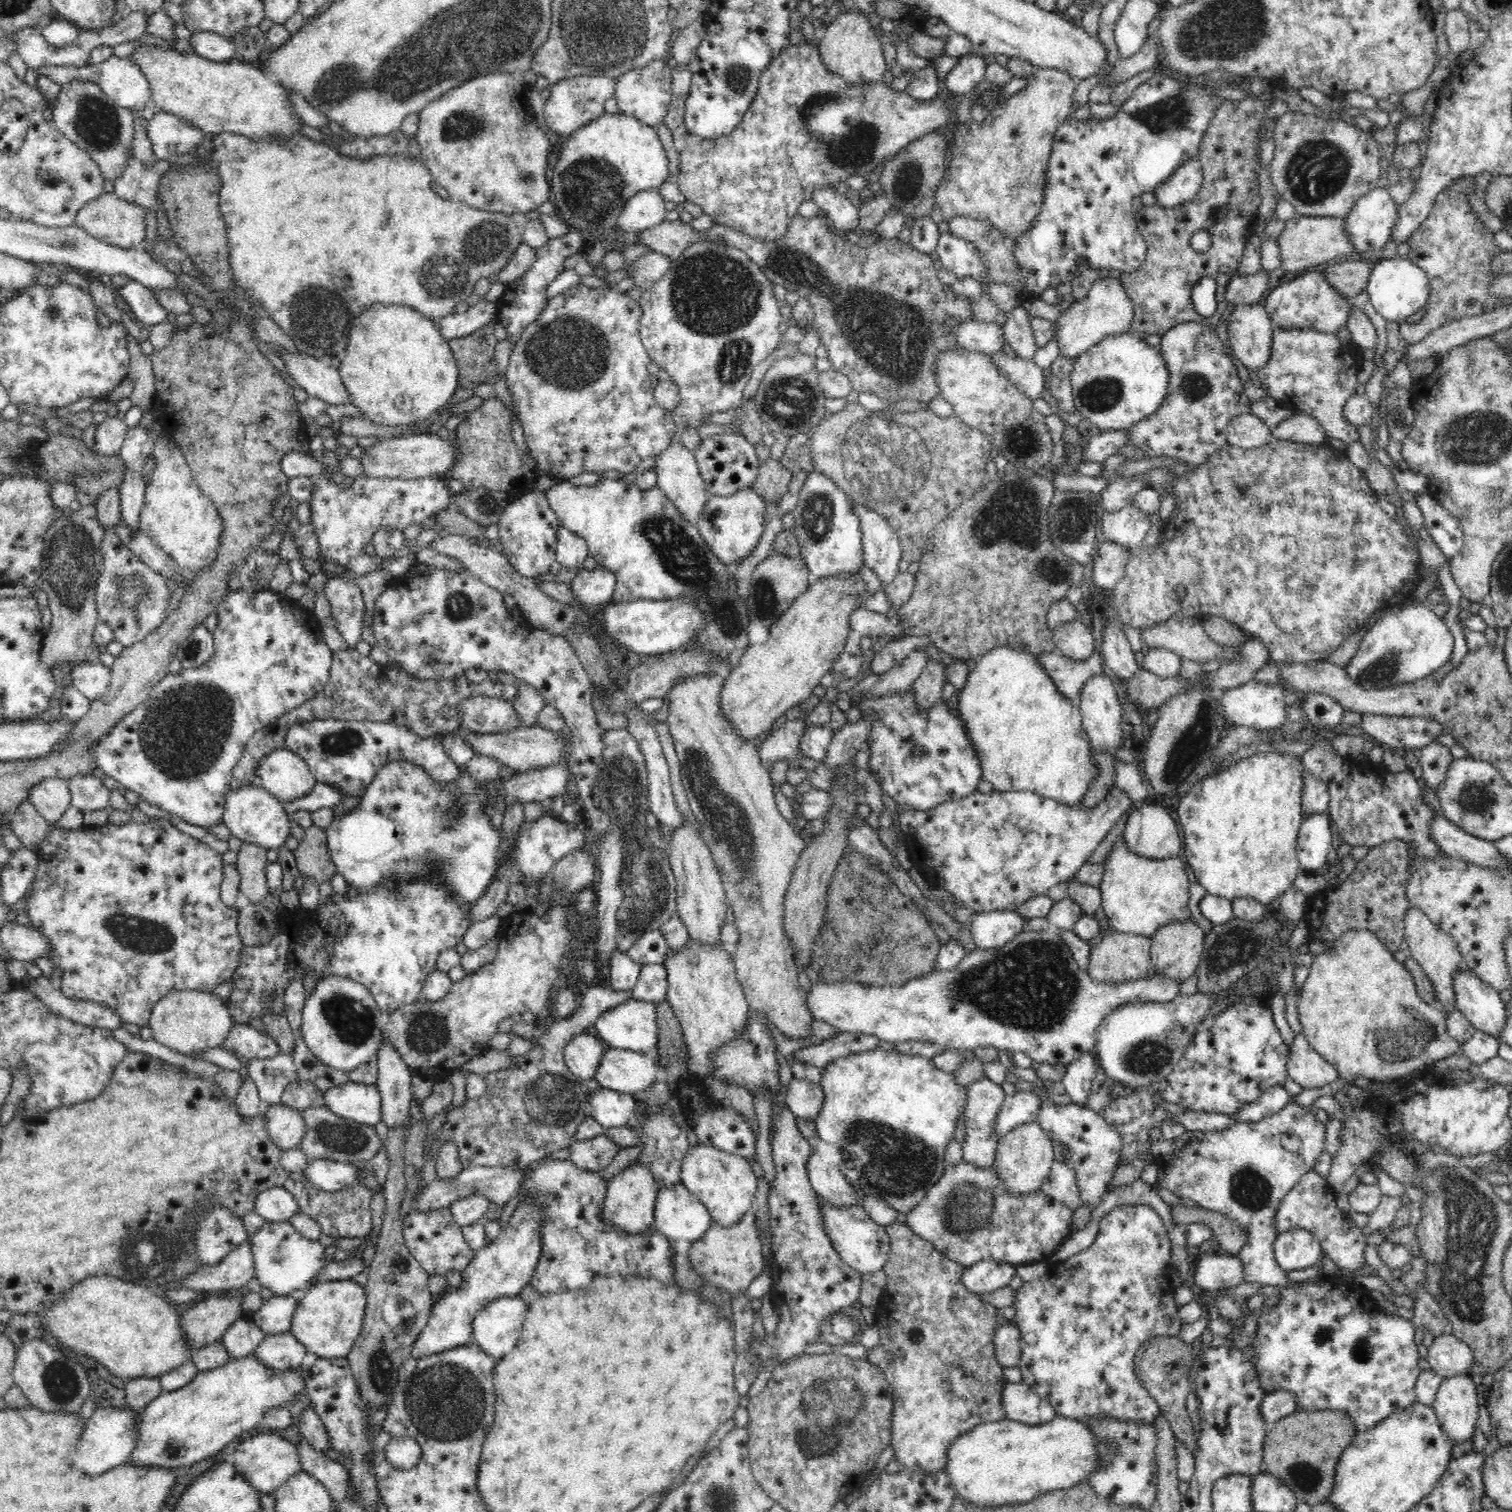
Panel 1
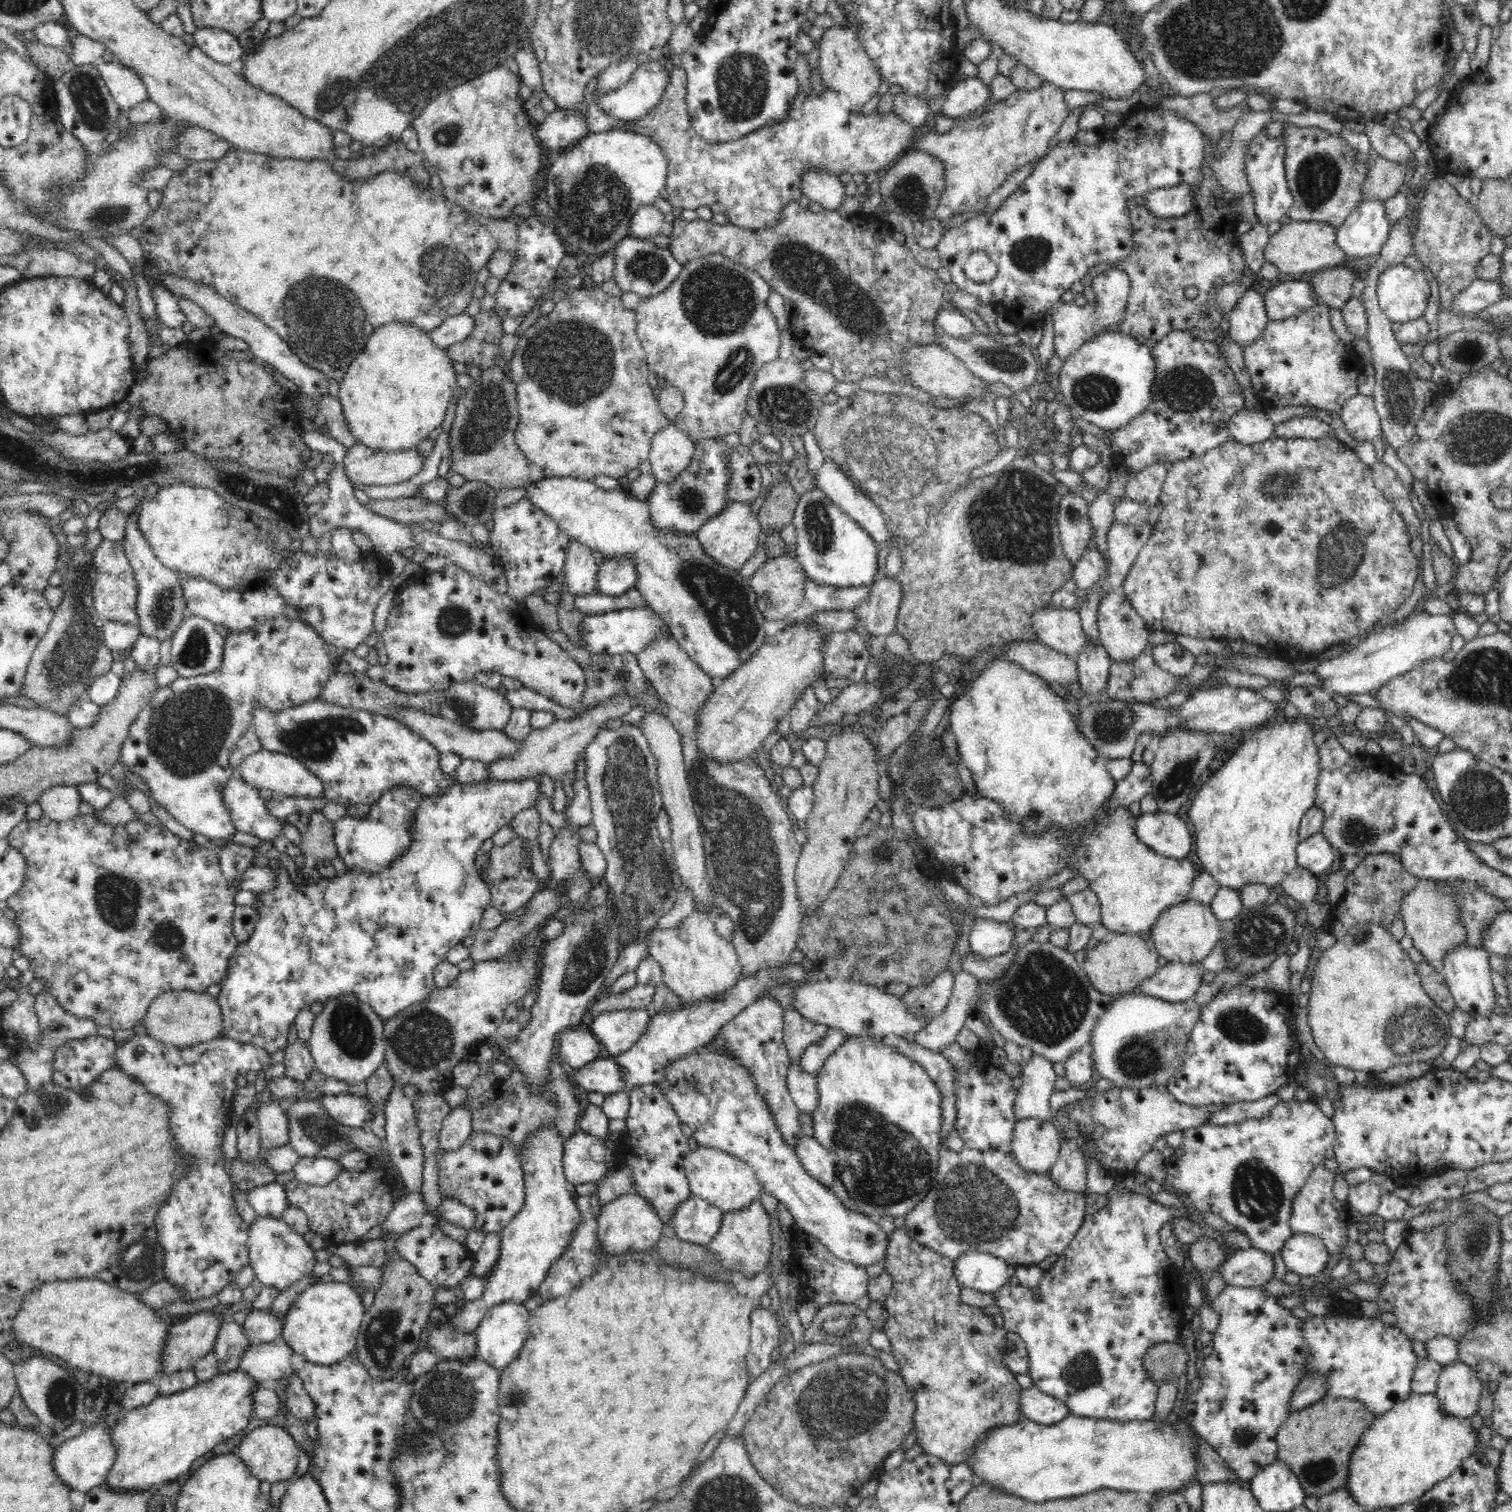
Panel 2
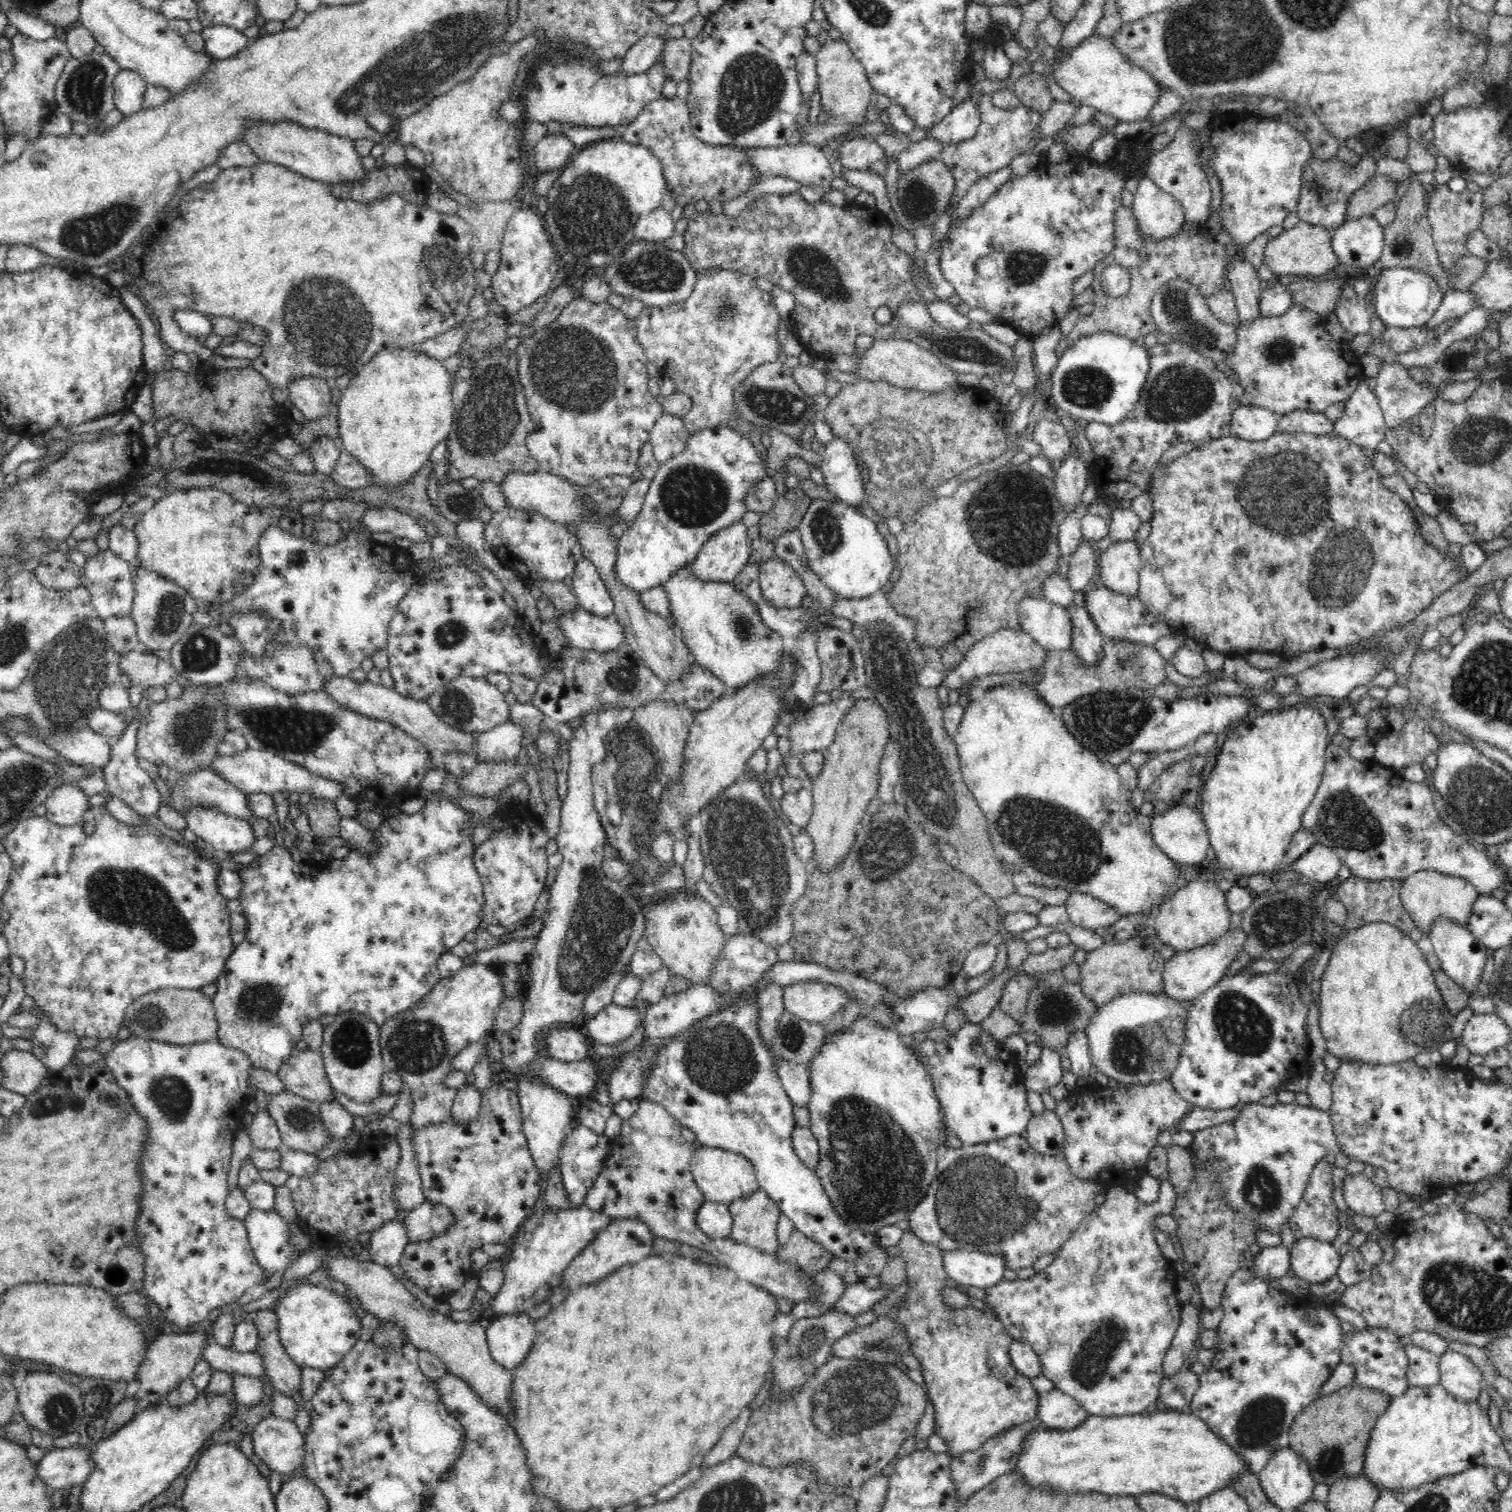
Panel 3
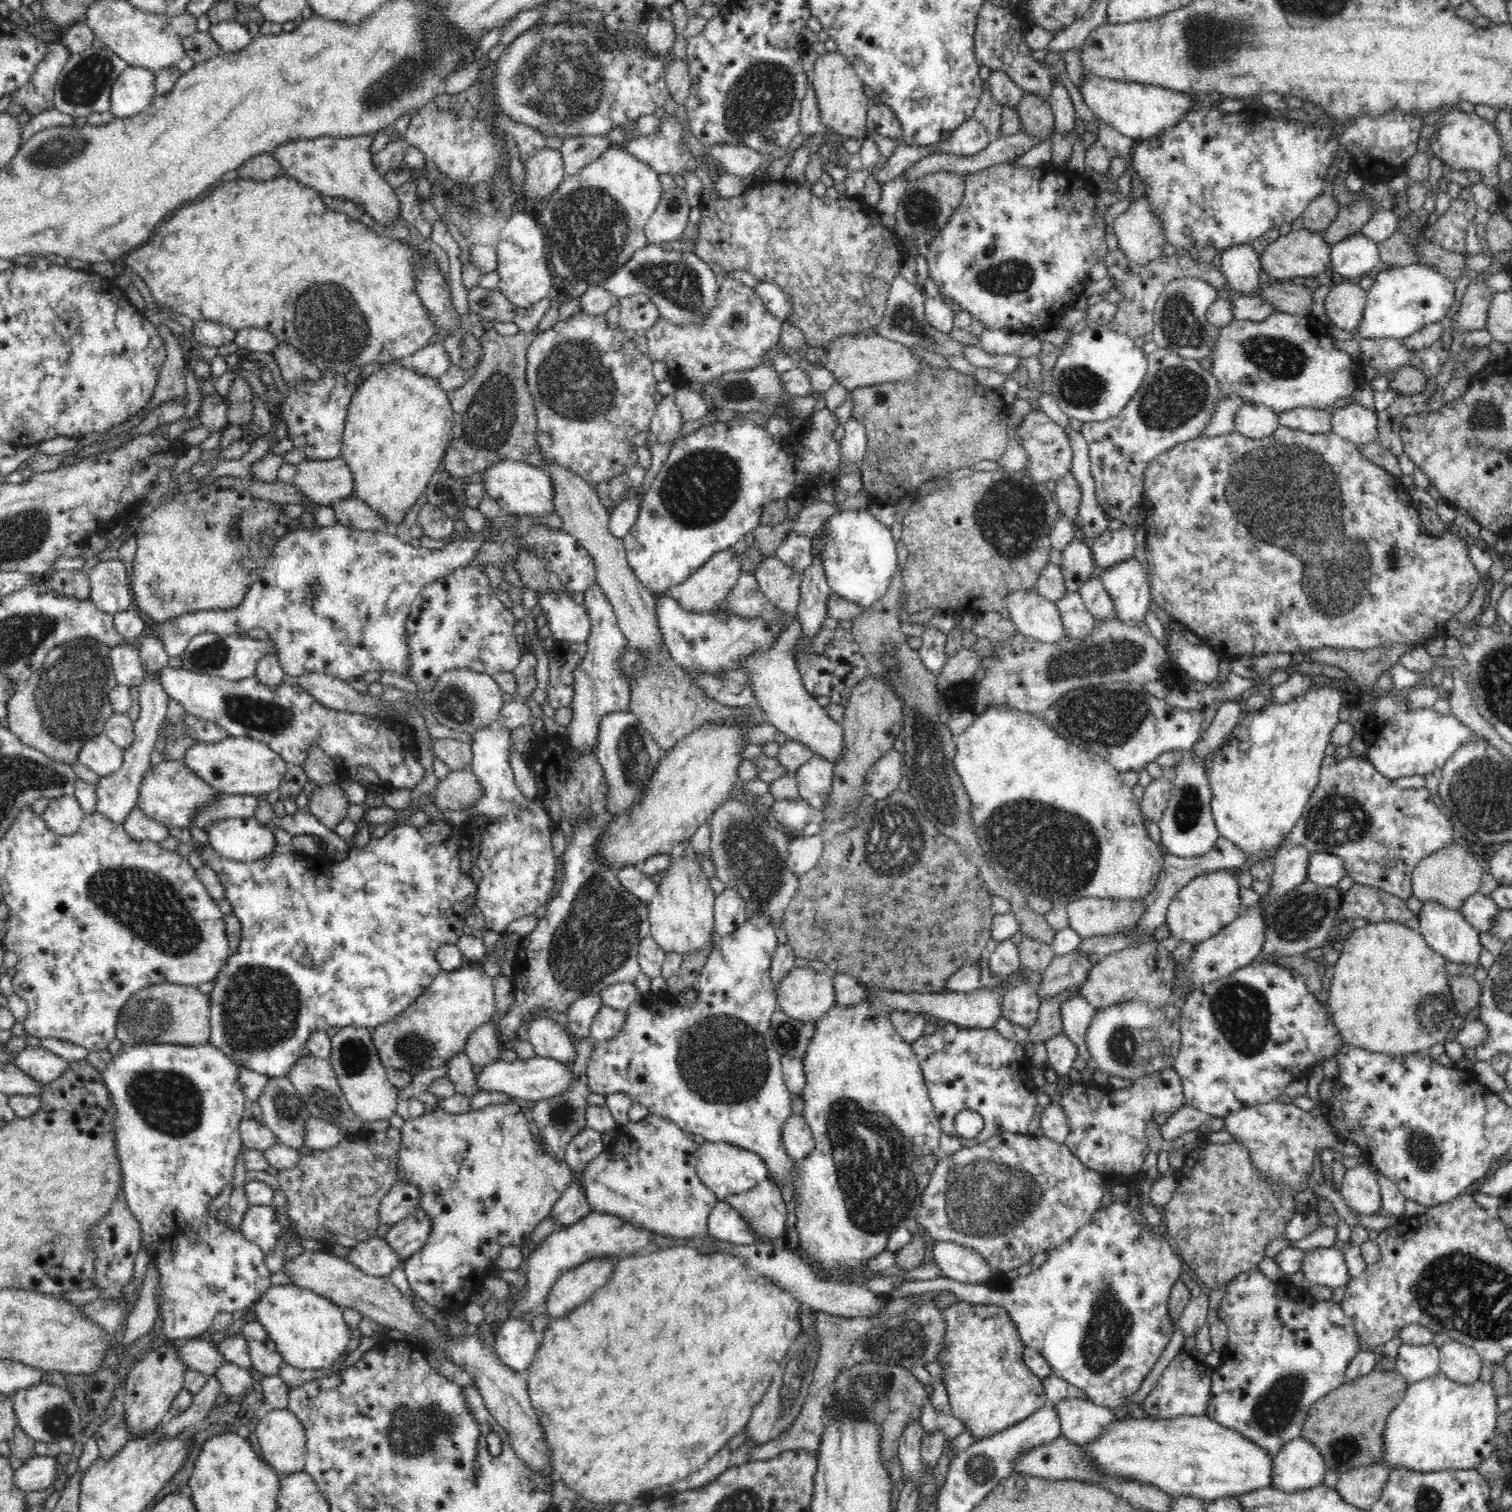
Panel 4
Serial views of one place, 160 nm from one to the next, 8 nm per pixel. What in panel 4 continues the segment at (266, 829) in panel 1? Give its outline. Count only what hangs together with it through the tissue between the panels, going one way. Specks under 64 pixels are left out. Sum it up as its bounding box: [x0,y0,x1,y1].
[137,759,221,828]

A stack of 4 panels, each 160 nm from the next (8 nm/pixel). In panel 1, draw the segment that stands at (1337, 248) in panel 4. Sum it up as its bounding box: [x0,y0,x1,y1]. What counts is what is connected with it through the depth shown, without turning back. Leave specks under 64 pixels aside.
[1345,187,1399,257]

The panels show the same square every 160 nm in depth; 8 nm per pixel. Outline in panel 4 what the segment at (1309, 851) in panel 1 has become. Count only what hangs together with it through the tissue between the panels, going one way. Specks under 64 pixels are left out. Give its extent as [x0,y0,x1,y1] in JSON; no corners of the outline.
[1307,852,1346,887]

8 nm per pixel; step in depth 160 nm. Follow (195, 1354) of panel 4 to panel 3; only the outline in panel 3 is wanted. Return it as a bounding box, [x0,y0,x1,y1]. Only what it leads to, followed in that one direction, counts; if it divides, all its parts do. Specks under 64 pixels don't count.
[202,1337,264,1377]

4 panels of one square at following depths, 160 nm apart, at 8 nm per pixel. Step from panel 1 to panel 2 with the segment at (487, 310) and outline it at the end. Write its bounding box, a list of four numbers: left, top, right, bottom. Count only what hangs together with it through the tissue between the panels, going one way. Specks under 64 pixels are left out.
[429,311,474,350]

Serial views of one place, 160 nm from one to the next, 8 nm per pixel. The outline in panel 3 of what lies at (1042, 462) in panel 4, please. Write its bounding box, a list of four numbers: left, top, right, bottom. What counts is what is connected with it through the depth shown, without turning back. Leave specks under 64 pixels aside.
[1033,419,1071,467]

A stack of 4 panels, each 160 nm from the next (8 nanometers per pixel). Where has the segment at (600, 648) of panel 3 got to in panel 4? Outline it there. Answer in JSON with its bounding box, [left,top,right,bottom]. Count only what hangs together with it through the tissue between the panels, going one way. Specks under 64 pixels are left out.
[537,592,591,642]

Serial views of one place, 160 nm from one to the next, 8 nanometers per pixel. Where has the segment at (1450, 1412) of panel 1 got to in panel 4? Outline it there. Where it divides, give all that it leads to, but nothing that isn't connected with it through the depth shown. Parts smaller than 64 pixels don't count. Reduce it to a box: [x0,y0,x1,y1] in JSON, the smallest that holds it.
[1439,1340,1483,1384]

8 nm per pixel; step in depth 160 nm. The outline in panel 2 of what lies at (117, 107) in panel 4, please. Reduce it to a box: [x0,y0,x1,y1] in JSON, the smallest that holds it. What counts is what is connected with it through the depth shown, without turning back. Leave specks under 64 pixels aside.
[95,60,149,111]

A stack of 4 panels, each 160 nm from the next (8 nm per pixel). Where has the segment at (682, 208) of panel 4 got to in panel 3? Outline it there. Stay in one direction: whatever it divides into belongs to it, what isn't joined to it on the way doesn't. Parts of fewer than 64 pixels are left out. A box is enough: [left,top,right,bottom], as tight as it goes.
[634,207,675,242]

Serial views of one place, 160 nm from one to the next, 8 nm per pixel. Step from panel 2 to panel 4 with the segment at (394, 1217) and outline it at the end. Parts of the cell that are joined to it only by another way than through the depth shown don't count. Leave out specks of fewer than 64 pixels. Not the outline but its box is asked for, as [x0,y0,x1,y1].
[347,1235,402,1277]

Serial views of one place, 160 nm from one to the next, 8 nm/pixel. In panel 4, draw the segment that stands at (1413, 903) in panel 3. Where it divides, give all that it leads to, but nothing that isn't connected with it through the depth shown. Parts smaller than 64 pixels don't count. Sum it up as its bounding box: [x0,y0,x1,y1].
[1411,842,1486,910]

